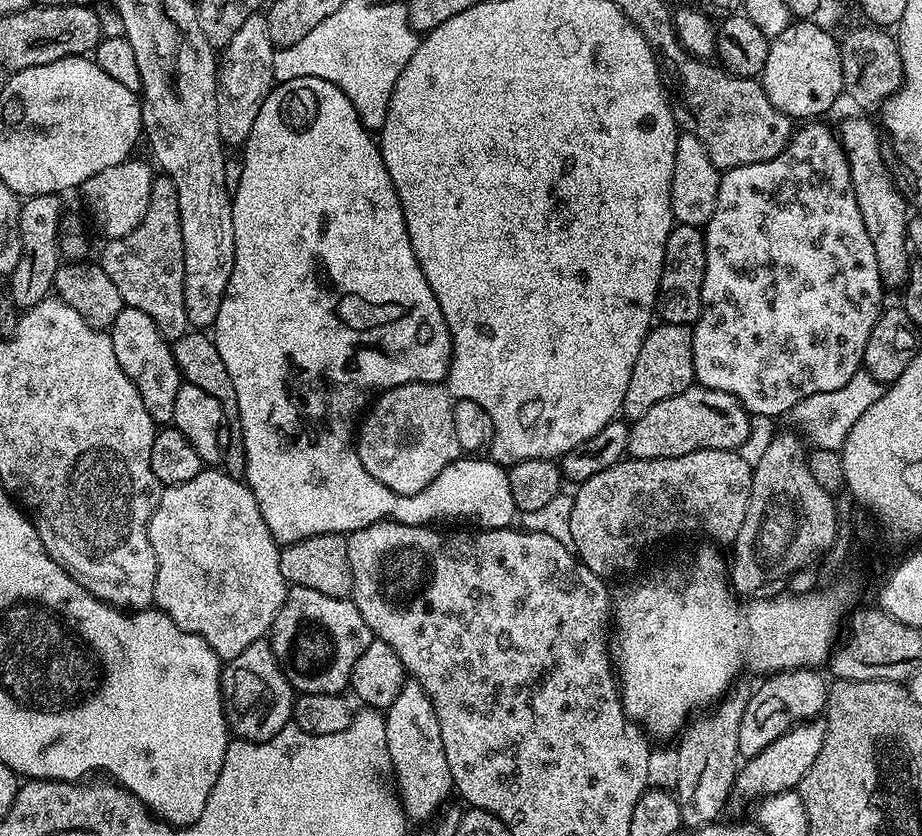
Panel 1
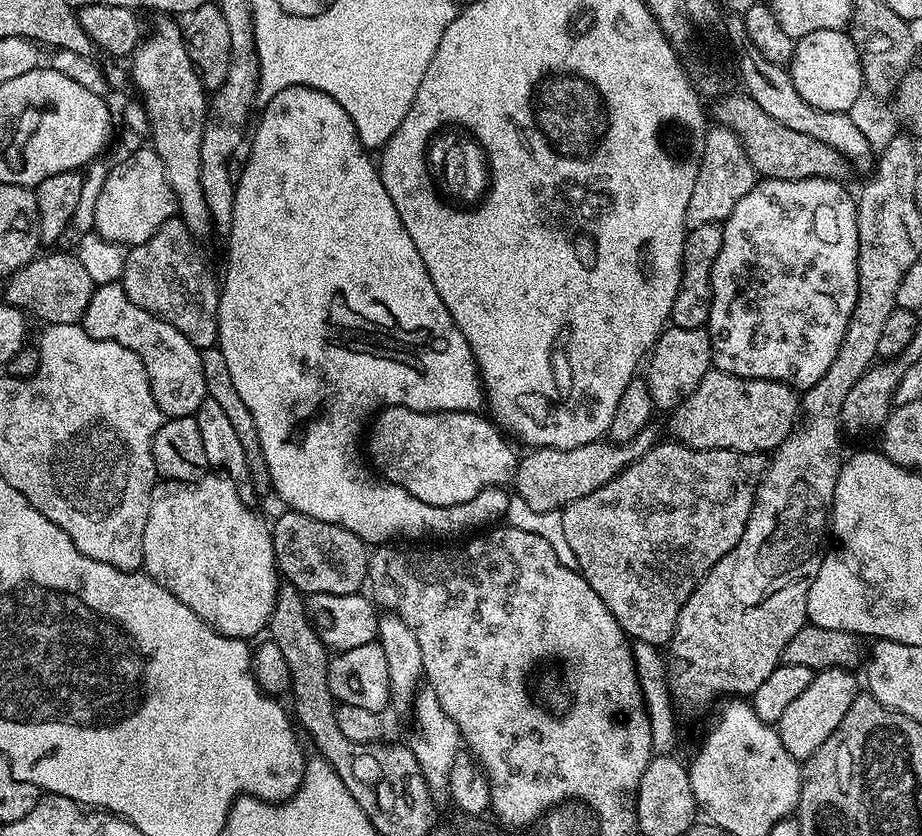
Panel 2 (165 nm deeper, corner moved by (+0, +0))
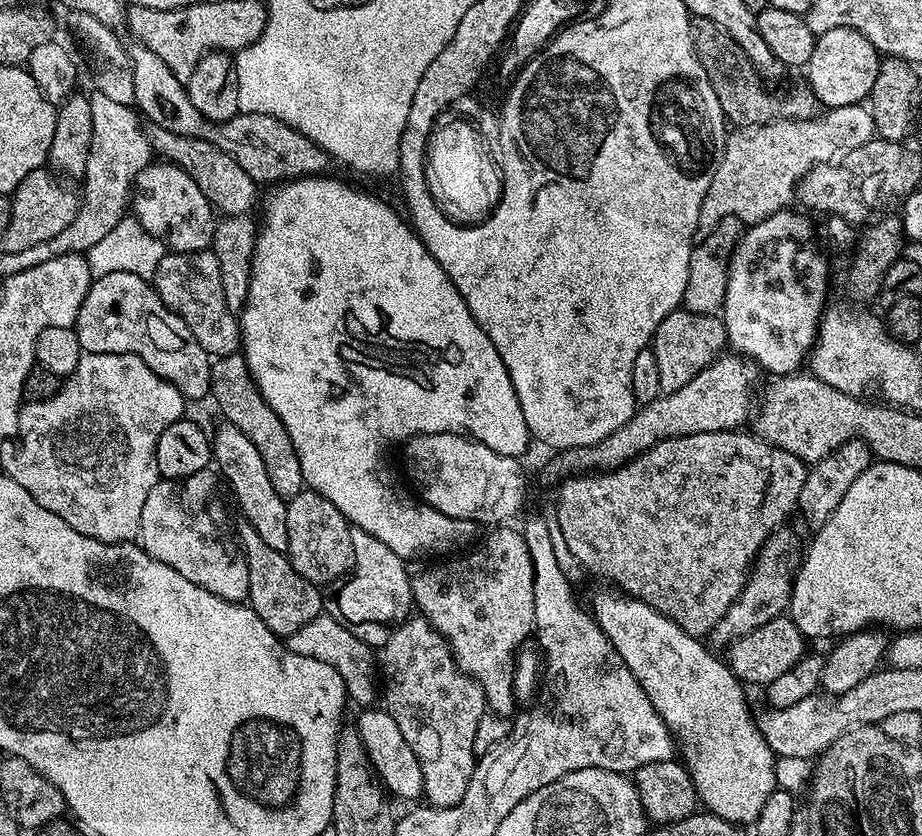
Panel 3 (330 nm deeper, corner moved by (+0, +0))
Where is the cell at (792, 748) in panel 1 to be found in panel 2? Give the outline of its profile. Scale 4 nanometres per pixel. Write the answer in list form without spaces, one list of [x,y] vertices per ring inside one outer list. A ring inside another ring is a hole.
[[[827,668],[817,672],[813,675],[810,686],[806,686],[806,690],[802,690],[802,694],[798,694],[798,698],[794,698],[790,706],[786,706],[782,718],[778,718],[774,727],[782,738],[782,746],[786,746],[795,760],[809,760],[814,750],[818,750],[818,746],[822,746],[822,742],[826,742],[826,738],[830,738],[830,734],[838,730],[838,722],[846,718],[850,702],[854,702],[862,688],[861,681],[856,681],[856,674],[846,668]]]

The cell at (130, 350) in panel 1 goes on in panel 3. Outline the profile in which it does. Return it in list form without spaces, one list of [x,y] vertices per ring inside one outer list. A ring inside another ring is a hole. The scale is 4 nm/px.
[[[114,273],[93,279],[82,302],[82,310],[78,310],[74,327],[84,352],[132,352],[142,358],[142,362],[146,362],[146,366],[150,366],[154,374],[175,386],[183,394],[185,401],[200,400],[212,391],[212,360],[208,352],[198,346],[198,338],[190,334],[190,326],[186,326],[186,322],[182,322],[178,314],[171,312],[162,298],[158,298],[151,283],[138,274]]]

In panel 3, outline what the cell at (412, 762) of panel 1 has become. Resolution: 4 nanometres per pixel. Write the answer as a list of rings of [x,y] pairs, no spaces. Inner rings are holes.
[[[354,528],[350,530],[350,543],[354,545],[355,565],[350,575],[339,585],[340,593],[336,596],[336,608],[345,621],[376,620],[379,624],[391,625],[393,622],[403,622],[413,615],[414,601],[412,598],[412,576],[408,572],[409,565],[390,546],[378,542],[374,534],[366,534],[366,530]]]

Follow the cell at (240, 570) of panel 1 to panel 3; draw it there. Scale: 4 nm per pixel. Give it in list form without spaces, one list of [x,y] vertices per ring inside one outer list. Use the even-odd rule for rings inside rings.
[[[212,470],[190,476],[186,482],[161,479],[154,490],[150,490],[146,506],[142,506],[138,543],[150,558],[166,562],[170,570],[178,570],[178,574],[194,582],[194,586],[202,586],[202,590],[210,590],[210,594],[218,598],[239,604],[247,601],[250,574],[246,574],[244,559],[228,553],[208,517],[208,499],[216,492],[216,480],[217,473]]]

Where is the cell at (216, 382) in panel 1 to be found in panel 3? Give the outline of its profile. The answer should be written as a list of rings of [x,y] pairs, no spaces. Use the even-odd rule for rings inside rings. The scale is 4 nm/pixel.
[[[243,355],[217,356],[212,360],[210,396],[211,399],[216,399],[216,404],[220,407],[221,414],[224,415],[223,419],[227,423],[238,426],[238,430],[242,430],[242,434],[246,434],[246,438],[250,438],[250,442],[254,442],[258,454],[262,454],[262,466],[266,466],[266,474],[270,476],[270,486],[274,486],[275,493],[286,502],[298,498],[298,494],[305,491],[306,485],[302,478],[298,454],[294,450],[294,442],[290,442],[290,434],[286,434],[286,426],[282,426],[282,418],[278,418],[278,414],[274,414],[274,410],[270,410],[266,398],[262,398],[262,394],[250,374],[250,366],[244,361]]]

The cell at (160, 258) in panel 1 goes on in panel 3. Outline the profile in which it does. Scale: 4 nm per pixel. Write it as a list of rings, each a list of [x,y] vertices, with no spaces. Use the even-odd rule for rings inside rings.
[[[211,250],[190,254],[169,251],[158,262],[150,283],[165,306],[178,314],[186,326],[190,326],[190,334],[198,338],[198,346],[202,346],[209,357],[235,356],[241,351],[240,321],[237,313],[226,306],[226,297],[222,294],[222,274],[218,274],[218,258],[214,258]]]

